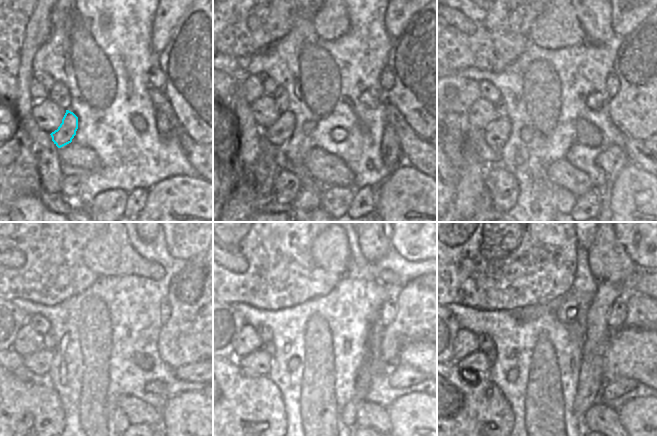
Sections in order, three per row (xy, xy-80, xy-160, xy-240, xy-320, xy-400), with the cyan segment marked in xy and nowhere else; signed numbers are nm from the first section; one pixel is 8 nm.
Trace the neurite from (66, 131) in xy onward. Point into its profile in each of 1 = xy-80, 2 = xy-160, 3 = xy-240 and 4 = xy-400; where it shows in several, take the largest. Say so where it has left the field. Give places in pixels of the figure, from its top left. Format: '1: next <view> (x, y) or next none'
1: next xy-80 (279, 133)
2: next xy-160 (496, 134)
3: next xy-240 (39, 363)
4: next xy-400 (477, 361)

